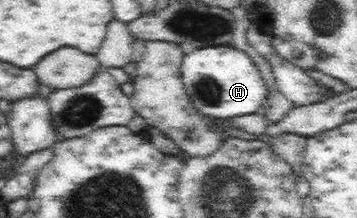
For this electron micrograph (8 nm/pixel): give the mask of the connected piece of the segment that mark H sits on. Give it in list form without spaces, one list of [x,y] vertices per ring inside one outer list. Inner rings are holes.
[[[230,44],[189,49],[183,56],[179,71],[190,107],[203,117],[227,120],[255,113],[267,99],[267,87],[257,66],[245,52]]]

